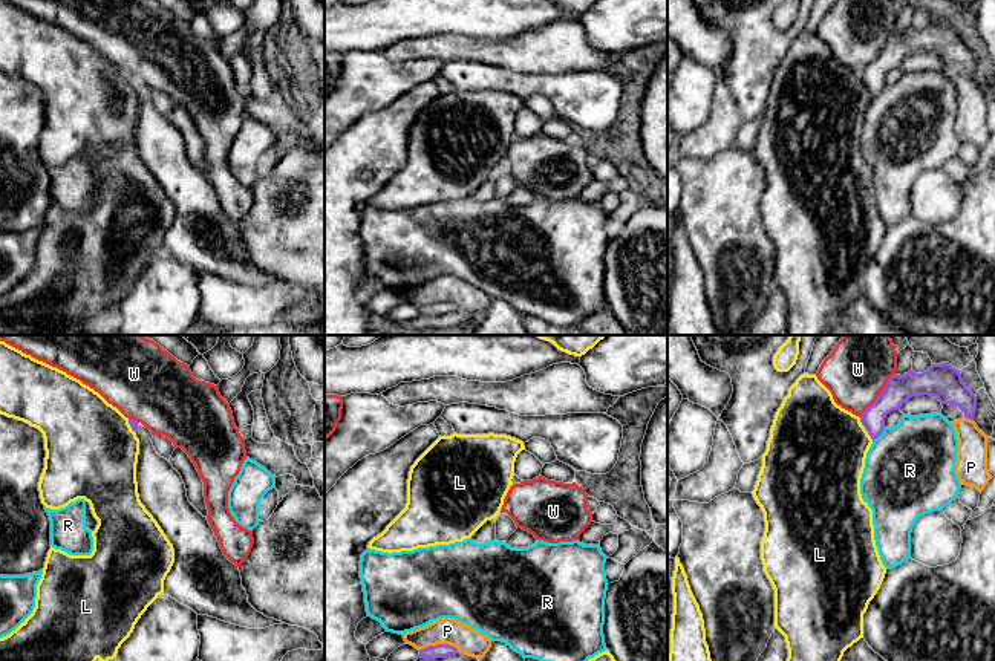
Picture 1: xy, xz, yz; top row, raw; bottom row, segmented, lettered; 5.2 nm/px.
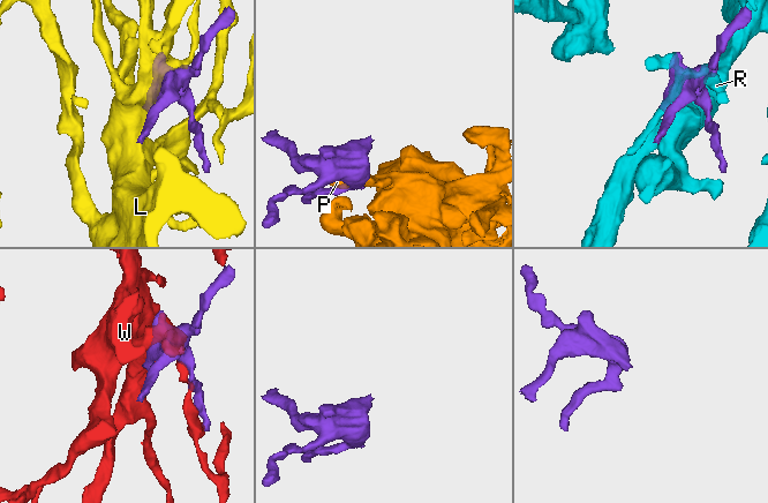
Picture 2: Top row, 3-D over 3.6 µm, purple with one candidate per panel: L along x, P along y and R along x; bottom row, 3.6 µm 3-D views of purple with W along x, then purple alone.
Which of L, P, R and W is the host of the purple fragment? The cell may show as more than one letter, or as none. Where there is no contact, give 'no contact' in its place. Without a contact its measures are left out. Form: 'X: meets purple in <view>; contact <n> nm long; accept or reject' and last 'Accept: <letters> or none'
L: meets purple in yz; contact 150 nm long; reject
P: meets purple in xz; contact 220 nm long; reject
R: meets purple in yz; contact 100 nm long; reject
W: meets purple in yz; contact 300 nm long; reject
Accept: none

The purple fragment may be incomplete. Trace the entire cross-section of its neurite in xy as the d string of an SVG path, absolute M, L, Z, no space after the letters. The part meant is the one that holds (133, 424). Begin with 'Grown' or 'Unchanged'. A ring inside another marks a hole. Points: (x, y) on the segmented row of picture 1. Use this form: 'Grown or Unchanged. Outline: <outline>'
Grown. Outline: M129 419L129 424L139 439L139 500L175 549L175 563L164 580L162 594L197 615L240 627L265 629L285 624L265 617L248 603L239 566L223 555L207 517L188 502L181 474L156 453L148 428L133 419Z

